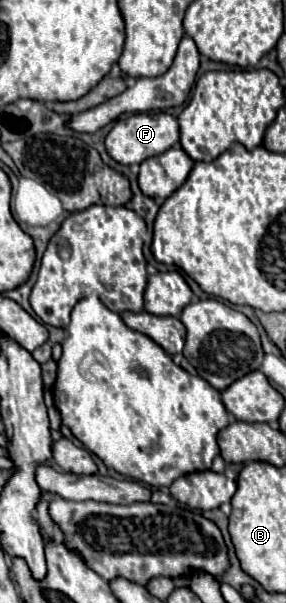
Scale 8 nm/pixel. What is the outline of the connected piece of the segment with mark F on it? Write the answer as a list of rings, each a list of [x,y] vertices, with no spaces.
[[[135,113],[127,119],[119,119],[105,137],[107,153],[121,165],[141,163],[153,155],[159,155],[179,141],[179,123],[169,113]]]

